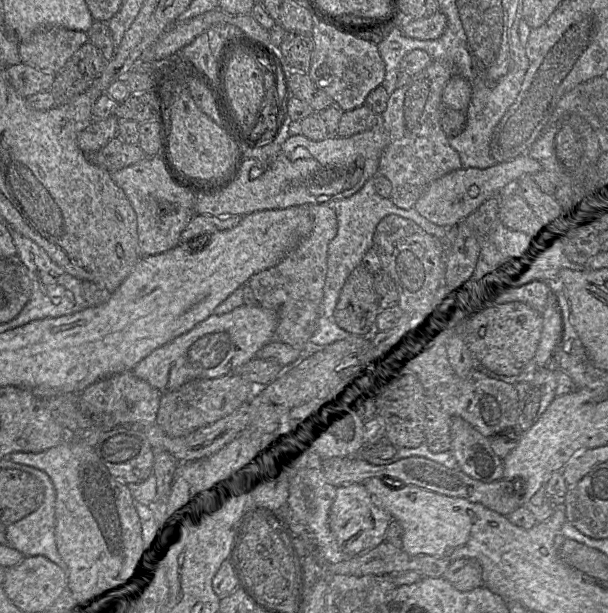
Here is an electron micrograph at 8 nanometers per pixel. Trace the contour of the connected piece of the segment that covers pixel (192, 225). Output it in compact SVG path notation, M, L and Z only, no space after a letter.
M195 214L180 235L180 243L186 243L193 238L207 240L206 235L217 231L229 230L240 223L243 216L212 216Z

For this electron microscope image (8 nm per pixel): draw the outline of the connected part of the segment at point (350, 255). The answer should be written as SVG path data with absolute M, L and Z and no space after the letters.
M374 178L369 179L363 187L345 199L331 204L337 217L337 234L331 240L327 253L327 273L323 289L323 299L319 305L319 319L317 329L309 340L310 347L323 347L347 338L347 331L341 329L335 322L334 310L347 278L352 271L362 263L364 254L373 247L373 236L378 223L387 215L395 214L413 220L427 233L443 240L448 227L437 225L418 213L415 208L402 209L397 207L390 198L380 196L374 186Z

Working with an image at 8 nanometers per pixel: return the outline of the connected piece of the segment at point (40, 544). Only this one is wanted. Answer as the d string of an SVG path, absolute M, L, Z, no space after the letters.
M28 465L28 467L25 466L25 471L31 473L42 482L45 491L45 497L41 506L36 511L13 524L7 525L7 545L21 552L24 557L44 556L66 571L66 564L58 553L55 540L56 490L54 483L46 472L38 468Z

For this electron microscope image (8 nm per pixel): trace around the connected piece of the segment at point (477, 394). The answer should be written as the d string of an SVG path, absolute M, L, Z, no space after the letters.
M416 329L402 346L402 359L414 372L423 389L426 409L425 443L428 449L434 453L450 450L450 423L455 416L461 417L484 437L490 438L505 429L515 428L519 412L519 400L514 385L496 380L480 368L473 368L464 378L454 372L446 356L447 339L446 329Z

